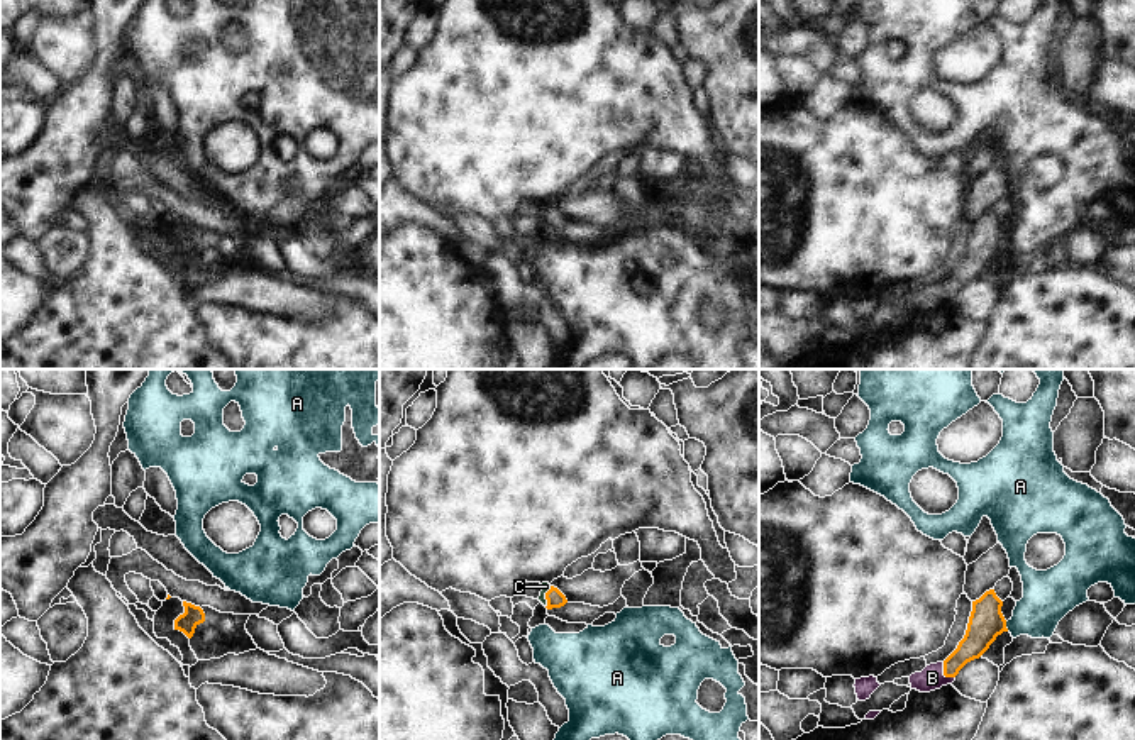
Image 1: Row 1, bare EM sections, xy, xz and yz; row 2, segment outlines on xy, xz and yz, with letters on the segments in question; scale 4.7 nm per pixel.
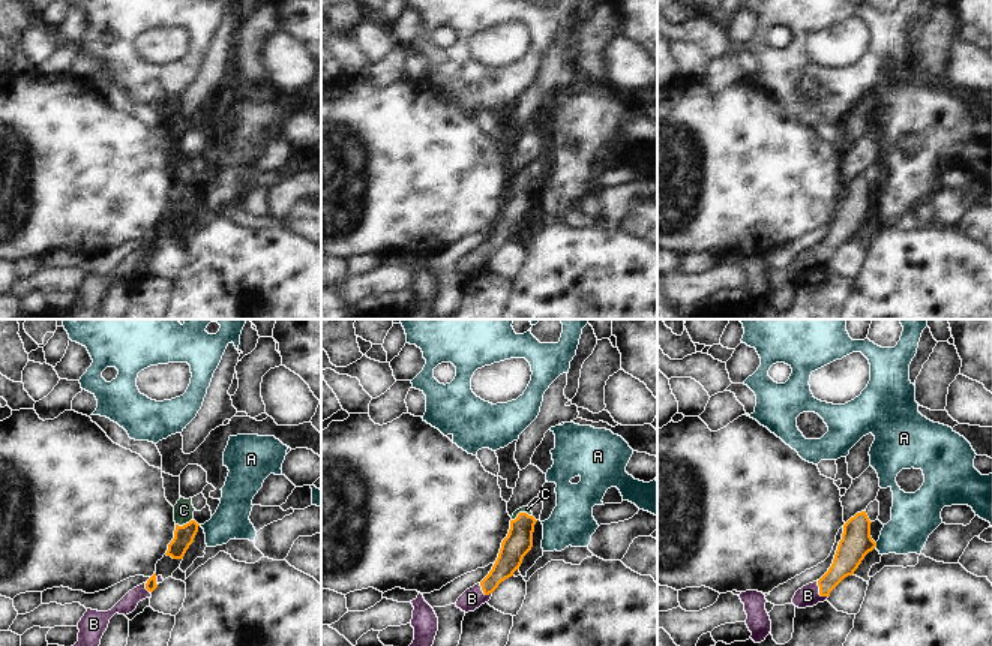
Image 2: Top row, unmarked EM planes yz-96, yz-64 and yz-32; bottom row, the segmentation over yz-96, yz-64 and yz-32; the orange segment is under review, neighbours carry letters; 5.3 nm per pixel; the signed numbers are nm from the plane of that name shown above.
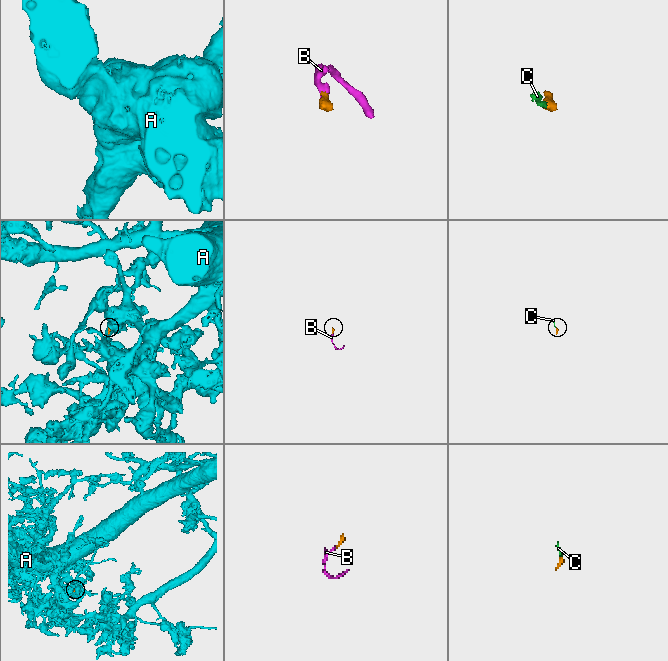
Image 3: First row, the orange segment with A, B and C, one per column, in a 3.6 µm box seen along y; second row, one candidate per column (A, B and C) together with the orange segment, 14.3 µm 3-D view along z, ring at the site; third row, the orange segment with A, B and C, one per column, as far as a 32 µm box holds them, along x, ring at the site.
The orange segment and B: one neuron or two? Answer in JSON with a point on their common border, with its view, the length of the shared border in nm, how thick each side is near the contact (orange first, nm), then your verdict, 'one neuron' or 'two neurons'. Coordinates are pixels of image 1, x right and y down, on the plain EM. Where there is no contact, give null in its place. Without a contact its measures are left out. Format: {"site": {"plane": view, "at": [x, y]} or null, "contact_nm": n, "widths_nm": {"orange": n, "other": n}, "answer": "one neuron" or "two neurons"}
{"site": {"plane": "yz", "at": [944, 295]}, "contact_nm": 100, "widths_nm": {"orange": 140, "other": 120}, "answer": "one neuron"}

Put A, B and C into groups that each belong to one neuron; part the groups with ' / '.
A / B C

